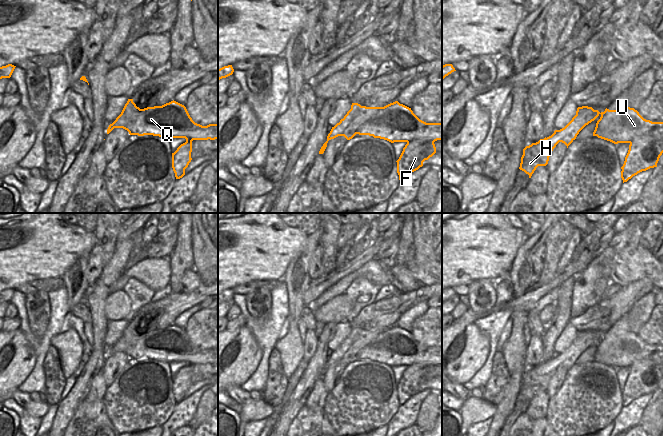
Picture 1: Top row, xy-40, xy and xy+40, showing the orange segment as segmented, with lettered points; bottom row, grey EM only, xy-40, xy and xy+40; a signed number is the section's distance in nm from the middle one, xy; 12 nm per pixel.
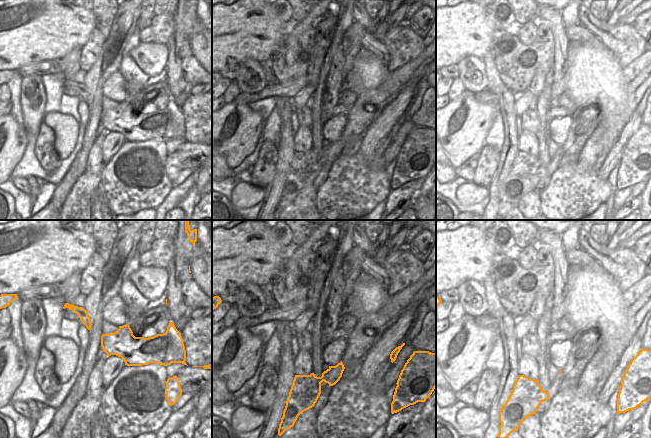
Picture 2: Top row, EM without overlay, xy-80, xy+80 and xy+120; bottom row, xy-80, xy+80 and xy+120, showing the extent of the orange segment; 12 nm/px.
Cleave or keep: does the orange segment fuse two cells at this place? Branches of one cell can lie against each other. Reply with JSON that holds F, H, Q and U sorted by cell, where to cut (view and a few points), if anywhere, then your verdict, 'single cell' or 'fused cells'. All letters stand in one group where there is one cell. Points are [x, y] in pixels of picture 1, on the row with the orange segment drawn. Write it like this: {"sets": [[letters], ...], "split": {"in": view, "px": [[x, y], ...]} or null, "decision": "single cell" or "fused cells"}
{"sets": [["F", "Q", "U"], ["H"]], "split": {"in": "xy+40", "px": [[553, 133], [560, 138], [569, 135], [572, 140]]}, "decision": "fused cells"}

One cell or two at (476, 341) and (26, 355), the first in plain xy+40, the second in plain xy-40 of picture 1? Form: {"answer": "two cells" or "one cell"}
{"answer": "one cell"}

